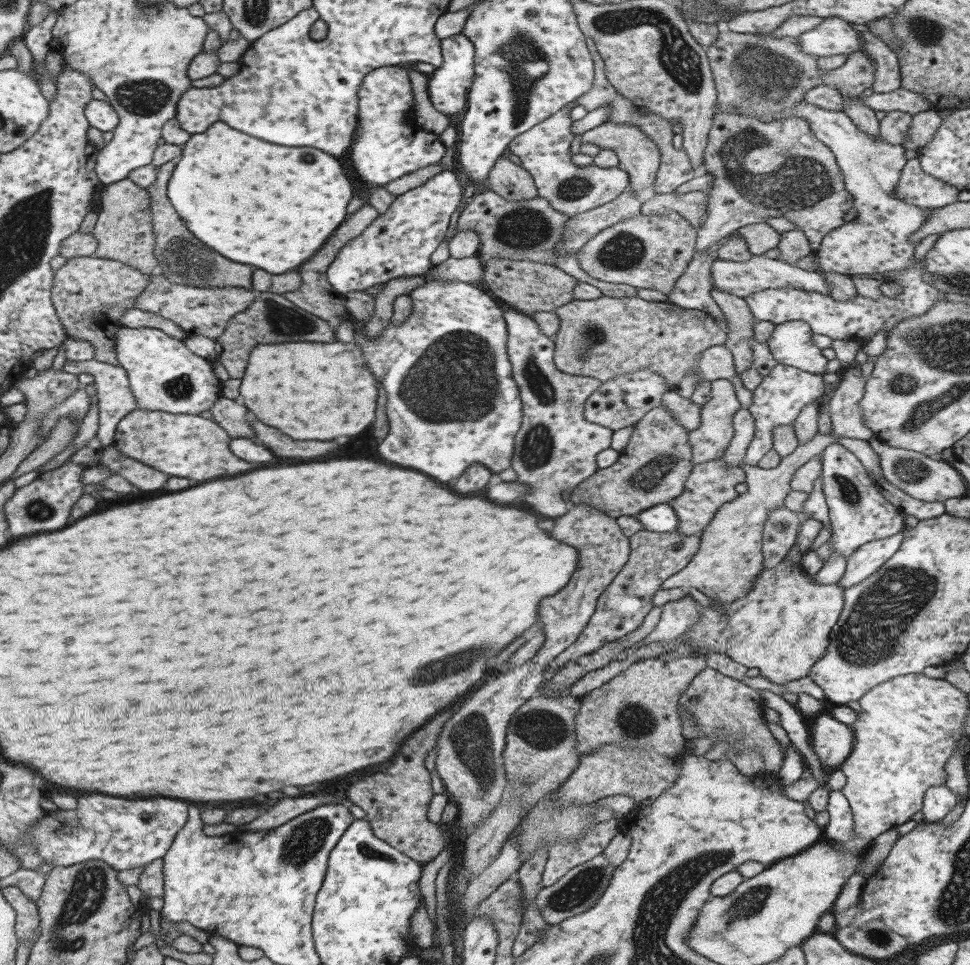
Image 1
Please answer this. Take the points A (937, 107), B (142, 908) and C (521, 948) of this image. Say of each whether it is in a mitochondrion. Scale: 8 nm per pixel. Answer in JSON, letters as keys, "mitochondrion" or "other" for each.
{"A":"other","B":"other","C":"other"}

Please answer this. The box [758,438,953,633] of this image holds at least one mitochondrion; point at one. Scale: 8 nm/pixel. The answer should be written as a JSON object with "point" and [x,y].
{"point":[908,470]}

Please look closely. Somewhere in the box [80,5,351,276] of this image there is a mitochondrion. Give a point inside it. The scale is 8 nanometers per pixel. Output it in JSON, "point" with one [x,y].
{"point":[145,97]}

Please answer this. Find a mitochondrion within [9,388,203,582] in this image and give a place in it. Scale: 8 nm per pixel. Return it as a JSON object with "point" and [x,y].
{"point":[38,510]}

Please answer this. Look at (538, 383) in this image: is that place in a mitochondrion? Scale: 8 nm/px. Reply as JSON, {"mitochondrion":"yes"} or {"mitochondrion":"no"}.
{"mitochondrion":"yes"}

